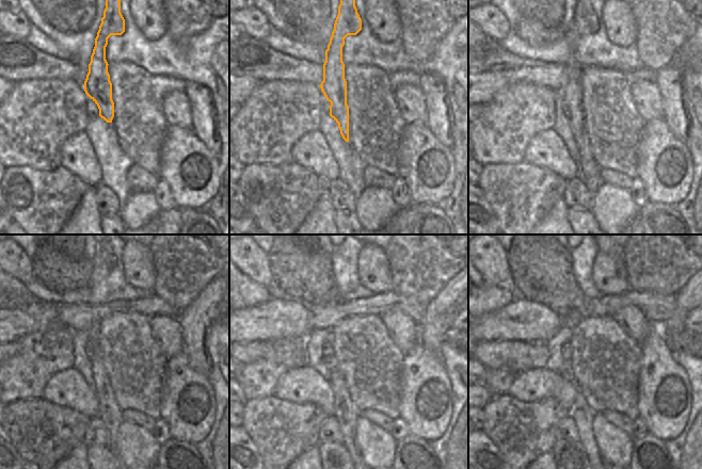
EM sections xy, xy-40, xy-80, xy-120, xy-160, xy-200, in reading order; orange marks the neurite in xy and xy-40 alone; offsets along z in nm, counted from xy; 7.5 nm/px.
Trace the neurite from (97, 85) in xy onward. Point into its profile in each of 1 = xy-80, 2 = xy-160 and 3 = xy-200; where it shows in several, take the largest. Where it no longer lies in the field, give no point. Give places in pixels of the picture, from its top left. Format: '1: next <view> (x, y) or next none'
1: next xy-80 (588, 171)
2: next xy-160 (345, 411)
3: next xy-200 (583, 415)

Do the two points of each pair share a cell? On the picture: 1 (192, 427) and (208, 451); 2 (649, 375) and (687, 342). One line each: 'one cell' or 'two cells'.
1: two cells
2: two cells

